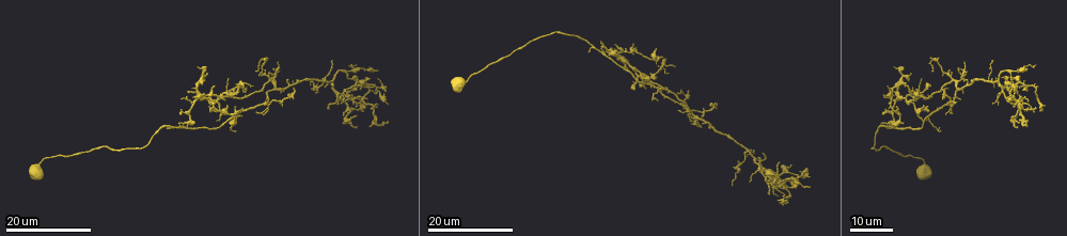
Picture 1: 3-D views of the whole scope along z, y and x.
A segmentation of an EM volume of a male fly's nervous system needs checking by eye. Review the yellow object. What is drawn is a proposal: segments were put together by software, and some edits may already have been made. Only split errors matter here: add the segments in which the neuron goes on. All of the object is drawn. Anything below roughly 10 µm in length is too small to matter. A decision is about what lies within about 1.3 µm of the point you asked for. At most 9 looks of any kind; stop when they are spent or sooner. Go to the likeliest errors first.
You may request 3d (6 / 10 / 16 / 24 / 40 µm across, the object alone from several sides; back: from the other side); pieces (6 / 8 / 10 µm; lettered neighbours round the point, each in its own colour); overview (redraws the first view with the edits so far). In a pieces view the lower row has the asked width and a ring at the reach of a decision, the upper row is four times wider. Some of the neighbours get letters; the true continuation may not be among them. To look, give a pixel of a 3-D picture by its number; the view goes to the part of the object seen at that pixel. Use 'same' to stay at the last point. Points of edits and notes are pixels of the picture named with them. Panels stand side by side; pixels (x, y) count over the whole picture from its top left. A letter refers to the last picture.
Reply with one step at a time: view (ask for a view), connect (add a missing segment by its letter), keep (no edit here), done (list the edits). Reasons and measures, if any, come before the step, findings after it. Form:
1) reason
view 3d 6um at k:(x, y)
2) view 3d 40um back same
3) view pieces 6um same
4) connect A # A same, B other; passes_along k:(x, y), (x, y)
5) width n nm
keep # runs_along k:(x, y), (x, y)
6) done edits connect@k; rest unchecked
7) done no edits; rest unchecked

free end
view 3d 24um at 1:(1024, 121)

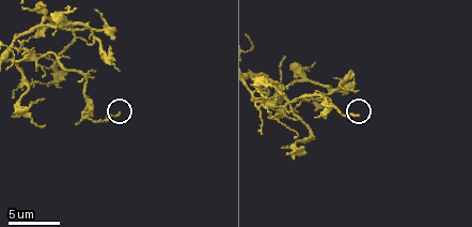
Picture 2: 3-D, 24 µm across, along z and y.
see the neighbours
view pieces 10um at 2:(360, 114)

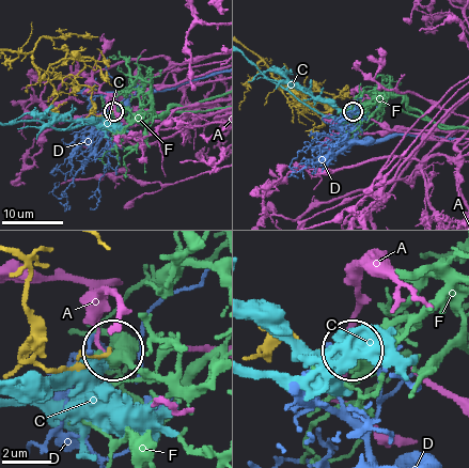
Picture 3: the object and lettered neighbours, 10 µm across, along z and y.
keep # A other, C other, D other, F other; runs_along 3:(14, 253), (26, 284), (38, 358), (63, 370), (110, 354); no lettered segment goes on from it

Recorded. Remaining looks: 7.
branch stops here
view 3d 16um at 1:(883, 115)

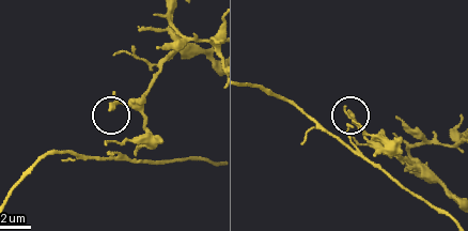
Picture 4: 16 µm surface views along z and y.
view pieces 8um at 4:(350, 113)

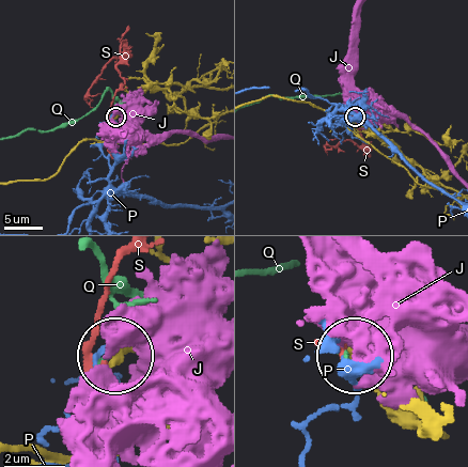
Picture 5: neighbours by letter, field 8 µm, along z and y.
keep # J other, P other, Q other, S other; none of them fits

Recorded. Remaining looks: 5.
free end
view 3d 24um at 1:(245, 87)

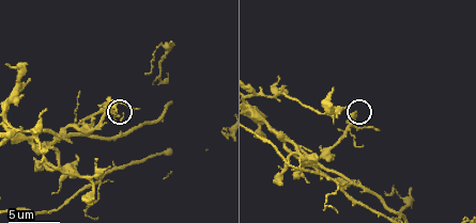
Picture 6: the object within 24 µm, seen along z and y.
view pieces 10um at 6:(357, 113)

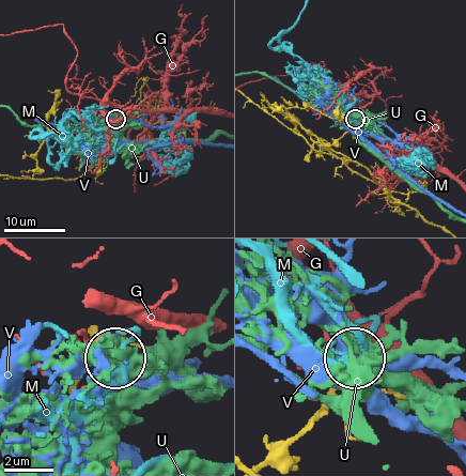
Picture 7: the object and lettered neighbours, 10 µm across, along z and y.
keep # G other, M other, U other, V other; no lettered segment goes on from it

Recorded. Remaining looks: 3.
an open end
view pieces 8um at 6:(34, 160)

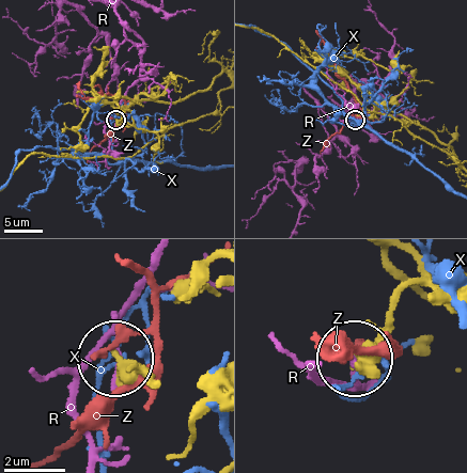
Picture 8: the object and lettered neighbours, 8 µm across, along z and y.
keep # R other, X other, Z other; no lettered segment goes on from it

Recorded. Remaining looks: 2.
done no edits; rest unchecked

